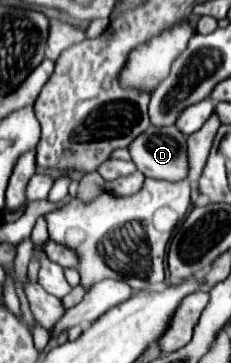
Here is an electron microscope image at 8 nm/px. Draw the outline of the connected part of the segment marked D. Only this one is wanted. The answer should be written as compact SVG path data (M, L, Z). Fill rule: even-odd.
M148 127L130 147L138 171L152 179L182 181L188 177L186 135L178 127Z

